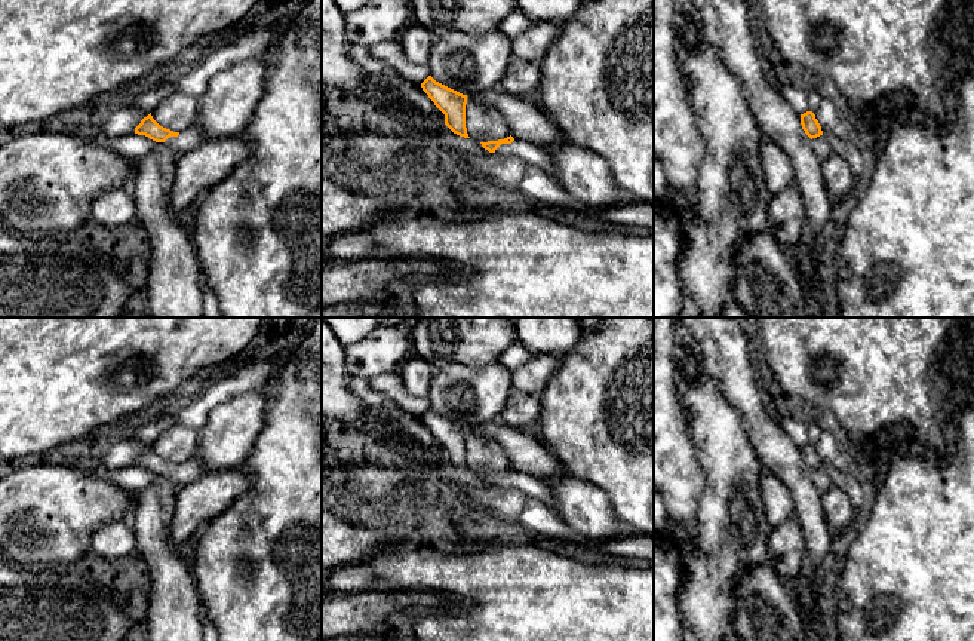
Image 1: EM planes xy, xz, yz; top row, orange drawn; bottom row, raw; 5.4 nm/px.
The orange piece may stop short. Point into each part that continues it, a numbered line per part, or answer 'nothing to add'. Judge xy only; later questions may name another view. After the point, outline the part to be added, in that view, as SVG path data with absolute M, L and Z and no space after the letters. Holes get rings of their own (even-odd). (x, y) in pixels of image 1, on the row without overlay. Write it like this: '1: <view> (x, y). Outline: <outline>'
1: xy (193, 469). Outline: M194 456L178 469L169 469L165 475L179 488L197 481L206 473L200 458Z

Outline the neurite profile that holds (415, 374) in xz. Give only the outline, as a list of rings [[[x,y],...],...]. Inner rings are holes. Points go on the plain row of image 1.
[[[409,356],[399,369],[405,389],[417,398],[427,398],[434,368],[420,356]]]

